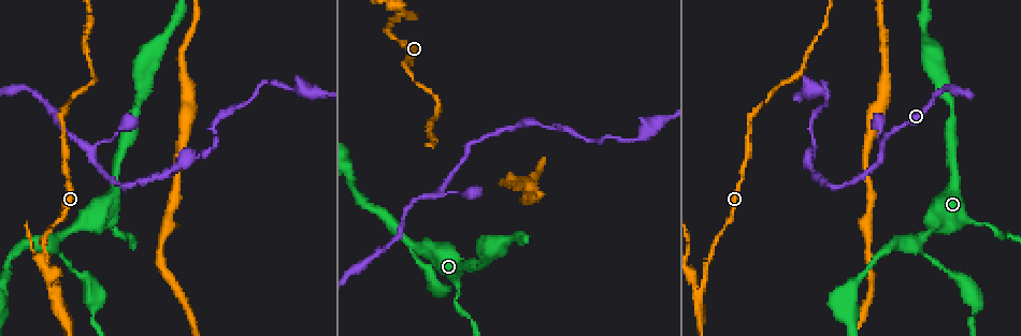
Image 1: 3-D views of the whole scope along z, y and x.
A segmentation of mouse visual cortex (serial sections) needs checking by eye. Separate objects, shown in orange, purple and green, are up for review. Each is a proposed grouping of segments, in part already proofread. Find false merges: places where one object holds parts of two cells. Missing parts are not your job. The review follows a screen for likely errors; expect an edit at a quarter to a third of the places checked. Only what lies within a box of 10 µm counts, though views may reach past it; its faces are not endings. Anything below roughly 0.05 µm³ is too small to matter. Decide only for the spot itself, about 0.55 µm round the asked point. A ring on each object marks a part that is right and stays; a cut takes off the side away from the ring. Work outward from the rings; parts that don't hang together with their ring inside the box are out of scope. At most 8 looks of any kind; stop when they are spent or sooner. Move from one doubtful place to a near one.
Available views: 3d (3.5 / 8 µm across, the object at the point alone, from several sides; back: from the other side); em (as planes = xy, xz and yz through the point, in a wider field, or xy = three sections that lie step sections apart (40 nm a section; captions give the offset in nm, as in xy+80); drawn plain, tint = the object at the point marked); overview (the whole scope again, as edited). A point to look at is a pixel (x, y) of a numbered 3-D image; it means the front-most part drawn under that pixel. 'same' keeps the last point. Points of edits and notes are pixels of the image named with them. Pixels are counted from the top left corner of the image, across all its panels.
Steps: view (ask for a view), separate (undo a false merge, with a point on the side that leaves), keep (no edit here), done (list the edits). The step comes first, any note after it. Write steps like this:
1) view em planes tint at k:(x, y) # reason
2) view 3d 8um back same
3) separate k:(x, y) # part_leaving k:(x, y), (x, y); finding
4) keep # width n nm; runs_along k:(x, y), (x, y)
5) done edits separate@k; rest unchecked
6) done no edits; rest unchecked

view 3d 3.5um at 1:(54, 290) # three-way junction

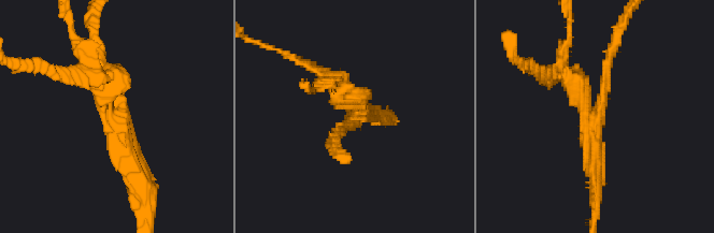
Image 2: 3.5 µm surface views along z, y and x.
view em xy step 3 tint at 2:(118, 110) # arms 3; arm_widths 150, 250, 300 nm; now the EM

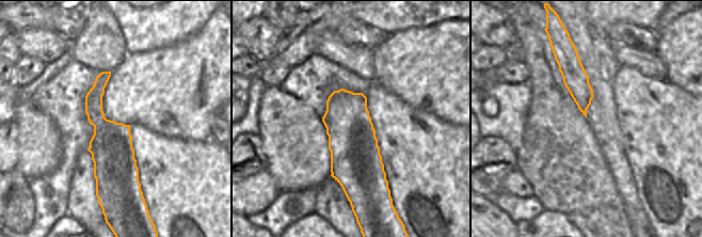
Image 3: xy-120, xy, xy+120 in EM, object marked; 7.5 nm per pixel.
view em xy step 1 tint same # another direction

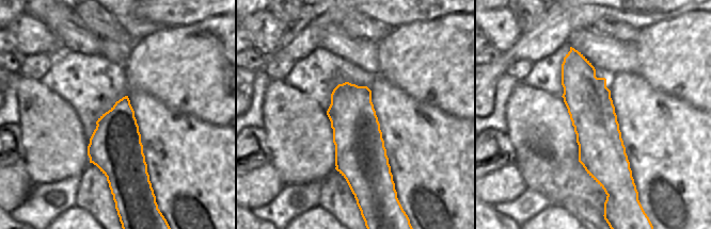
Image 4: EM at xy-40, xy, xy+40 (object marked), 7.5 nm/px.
separate 2:(124, 82) # part_leaving 2:(110, 112), (73, 26); two cells meet here

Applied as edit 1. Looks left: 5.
view 3d 3.5um at 1:(86, 150) # three-way junction

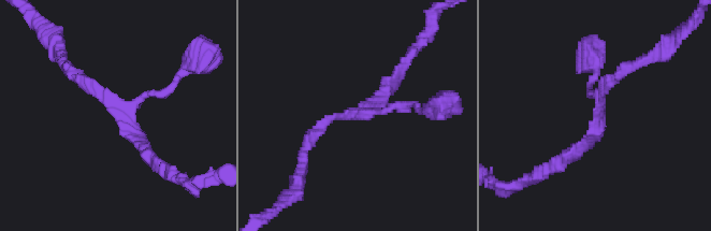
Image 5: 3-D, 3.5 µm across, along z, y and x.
view em xy step 1 tint at 5:(599, 110)

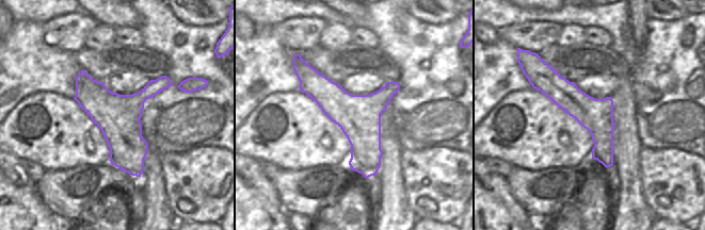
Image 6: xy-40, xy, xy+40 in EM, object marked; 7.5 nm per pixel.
view em xy step 5 tint same

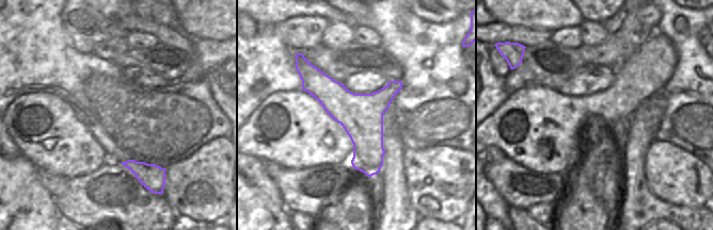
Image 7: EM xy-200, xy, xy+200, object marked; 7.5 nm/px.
keep # arm_widths 150, 200, 200 nm; runs_along 7:(304, 65), (365, 129), (375, 171); continuous, no second cell

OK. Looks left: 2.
view 3d 8um at 1:(918, 243) # three arms meet

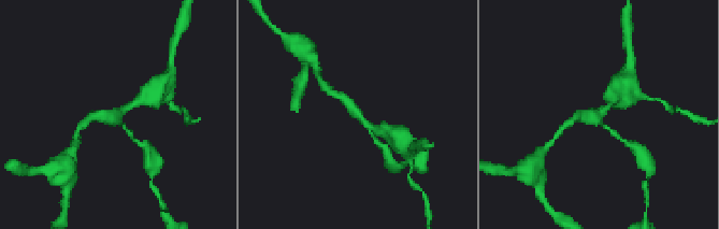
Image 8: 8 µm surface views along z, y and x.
view em xy step 3 tint same # arms 3; arm_widths 150, 200, 300 nm

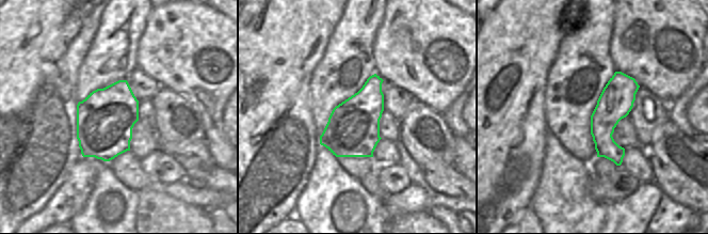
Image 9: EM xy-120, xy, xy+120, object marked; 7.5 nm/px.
keep # runs_along 9:(617, 74), (606, 145), (618, 161); one cell here

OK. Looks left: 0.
done edits separate@2; rest unchecked

